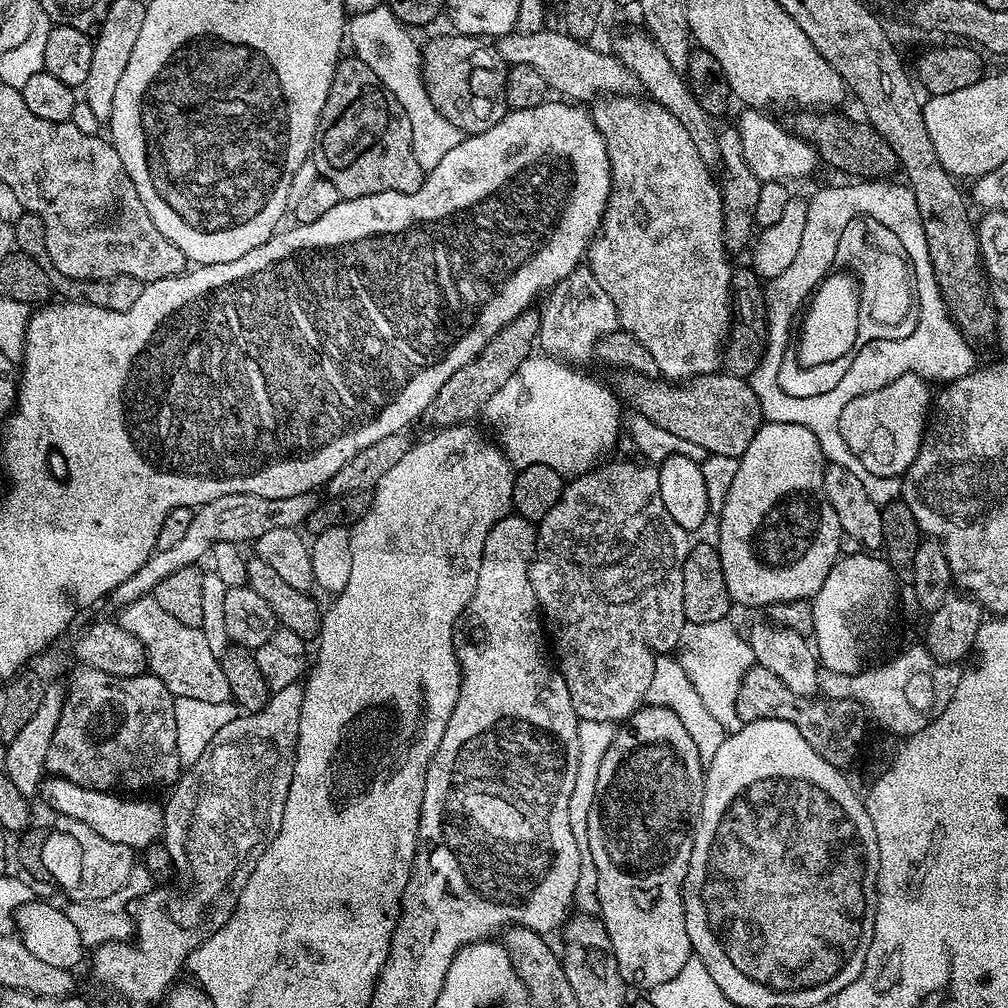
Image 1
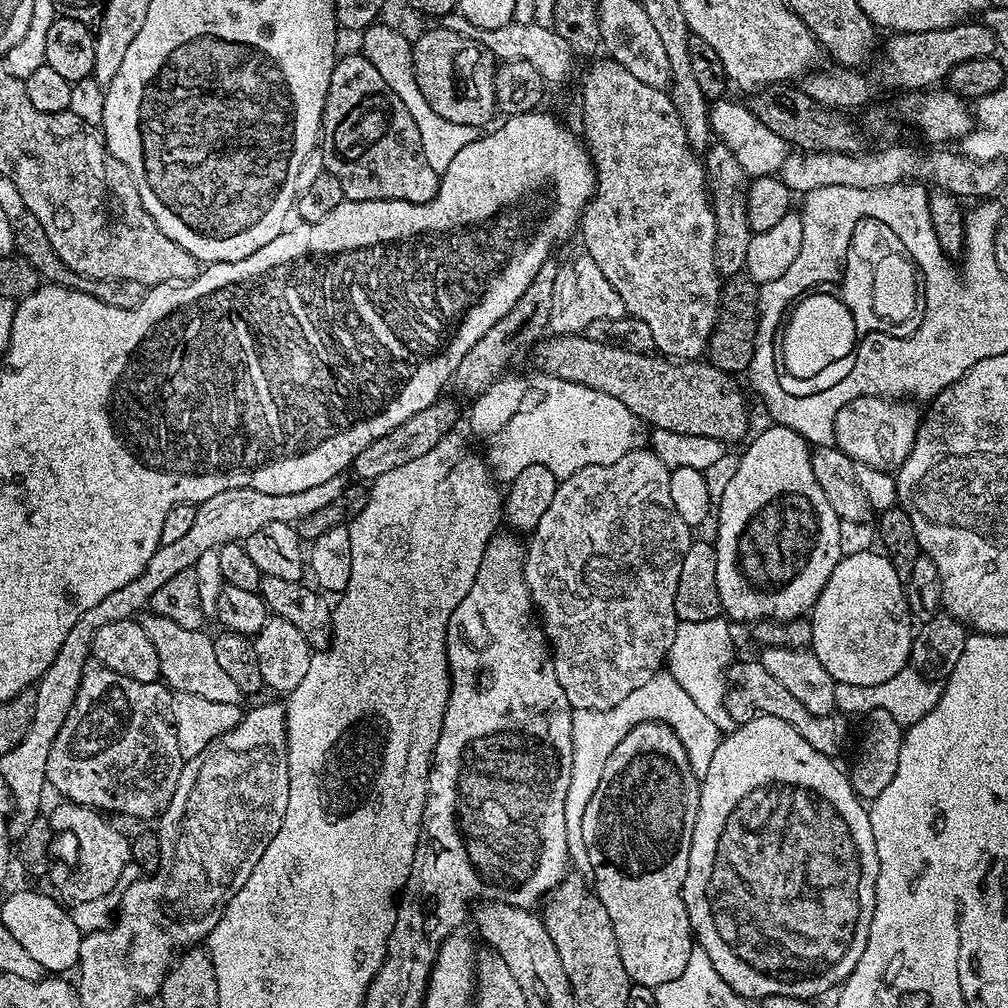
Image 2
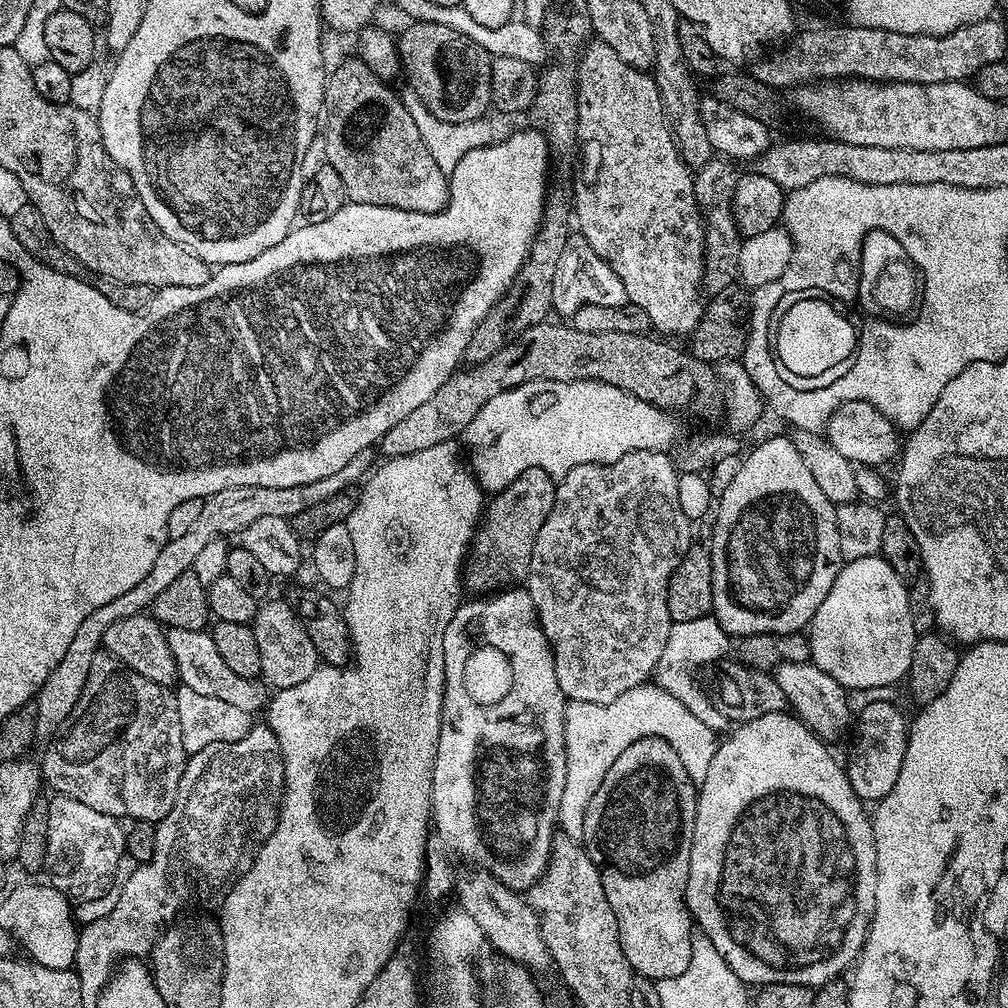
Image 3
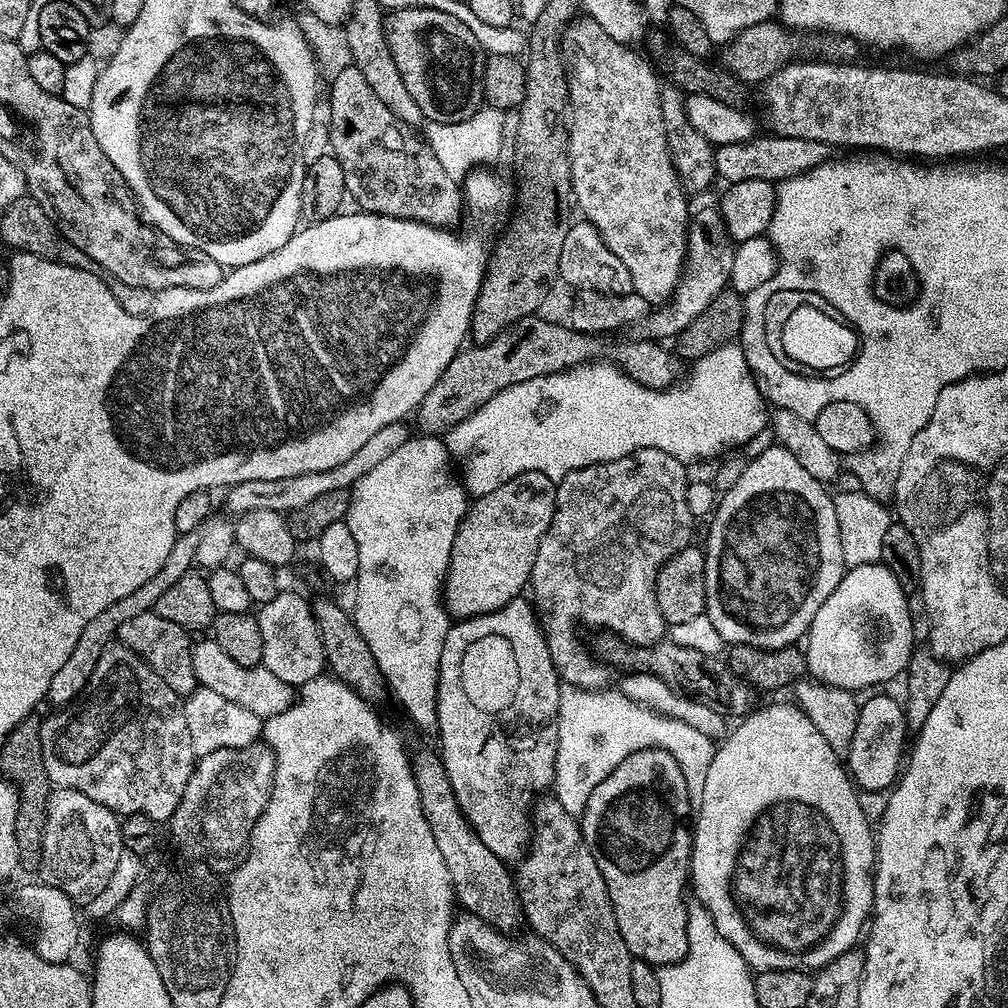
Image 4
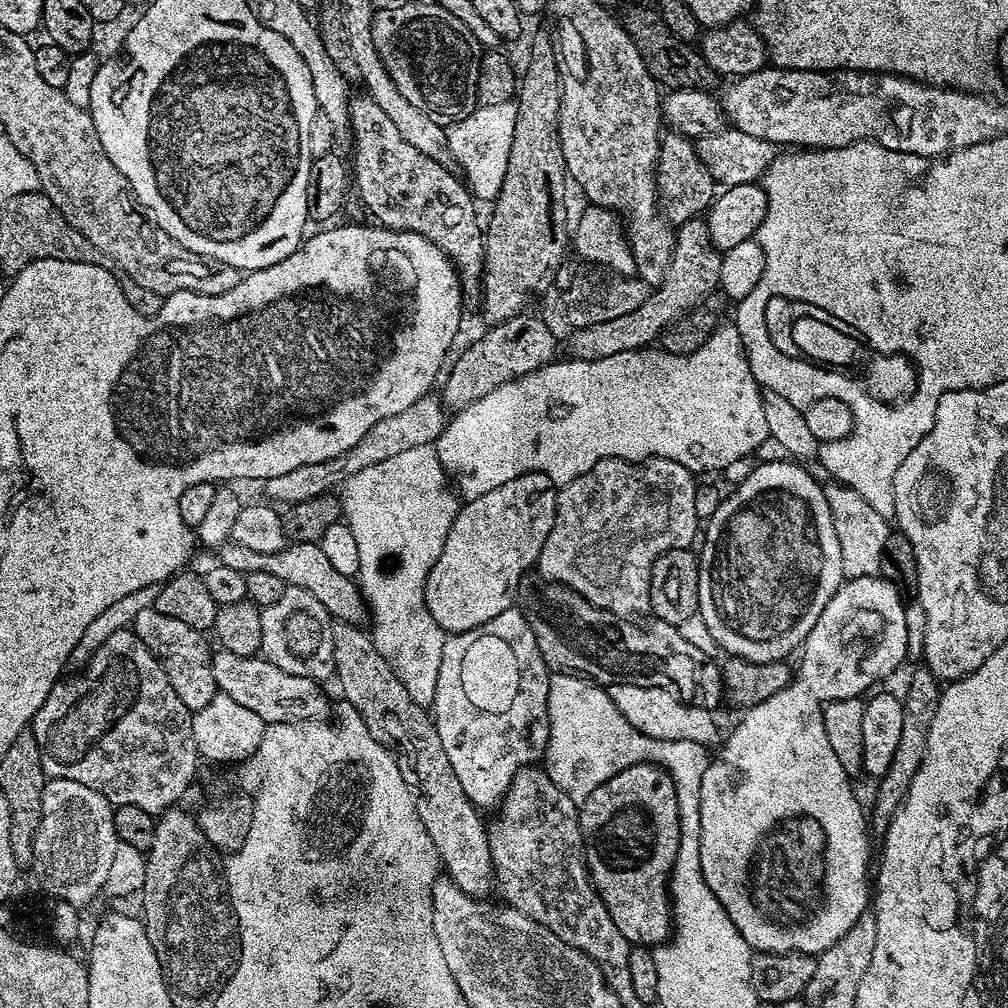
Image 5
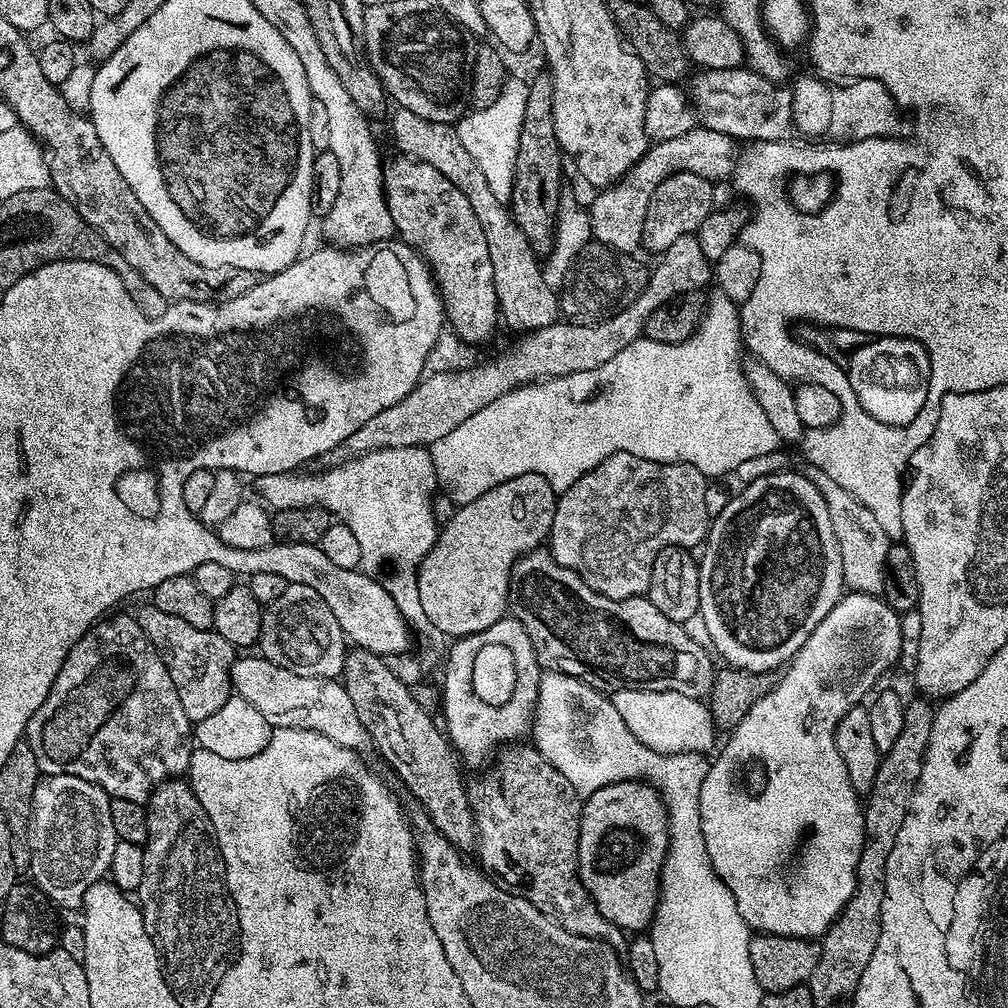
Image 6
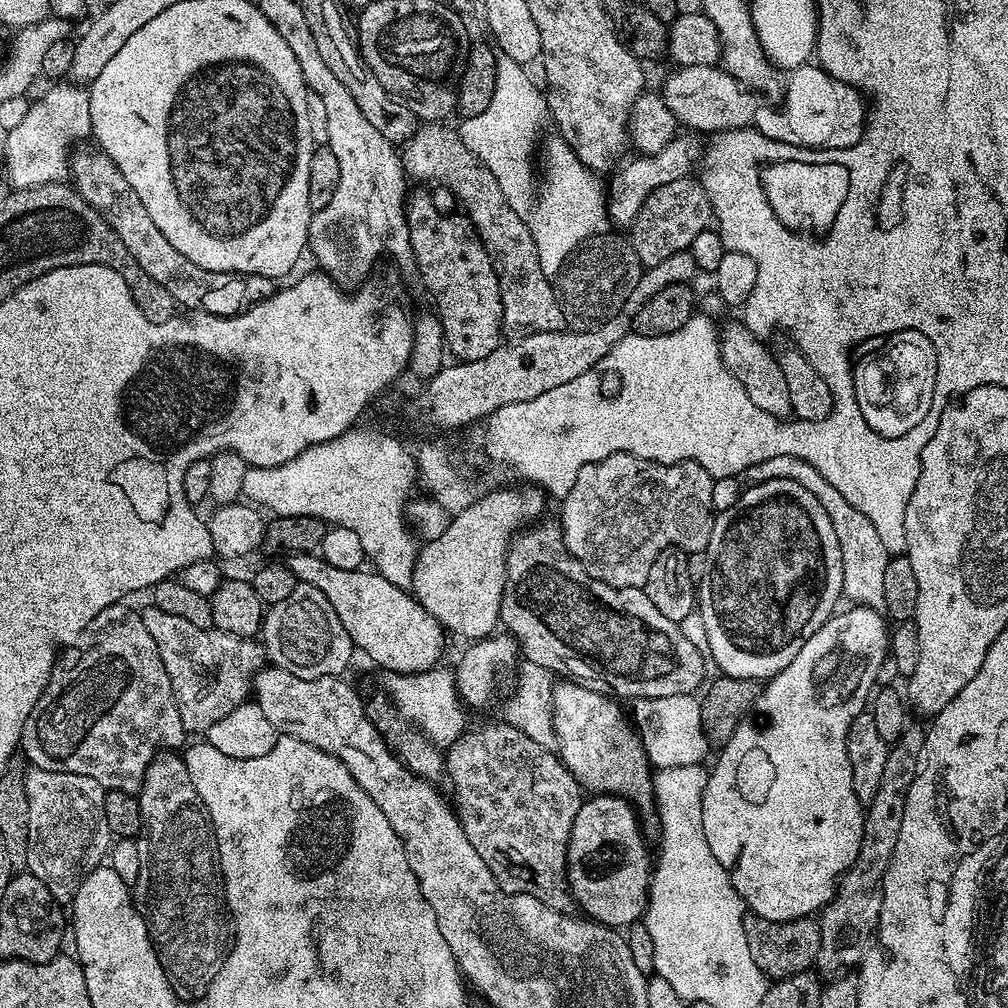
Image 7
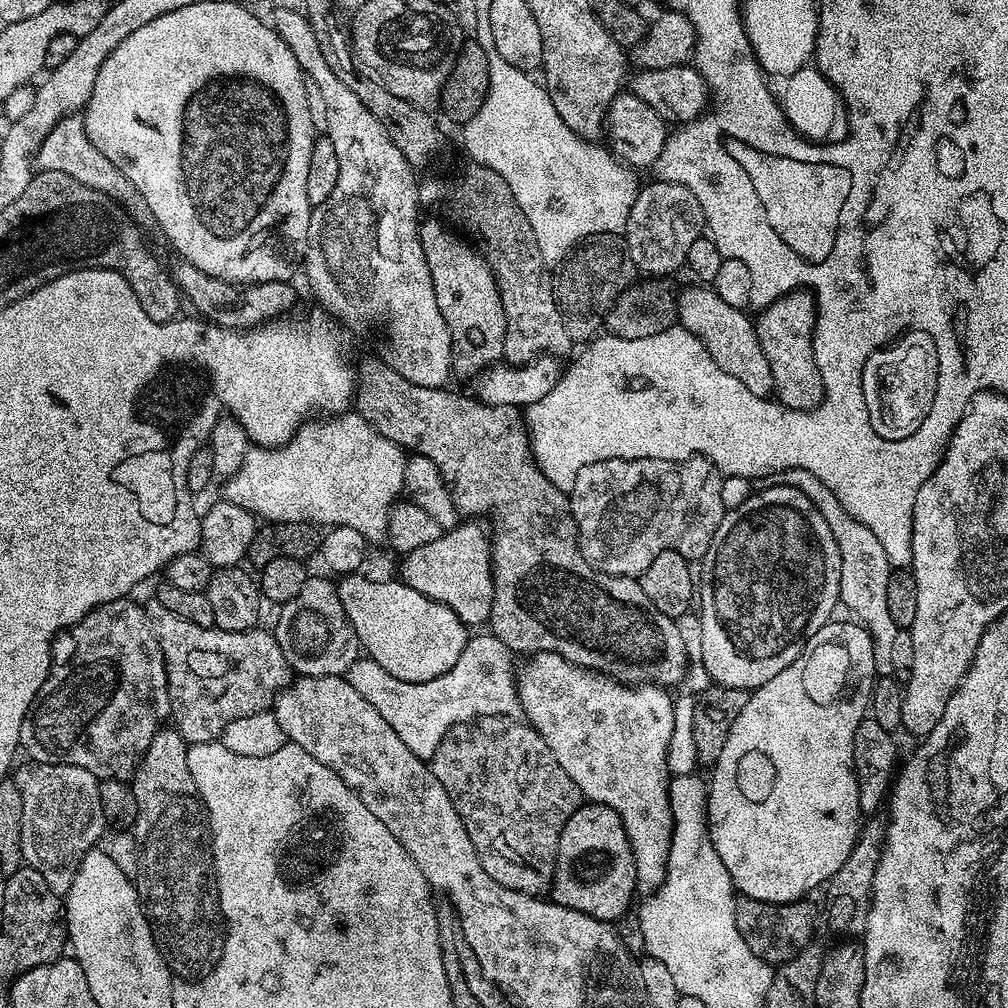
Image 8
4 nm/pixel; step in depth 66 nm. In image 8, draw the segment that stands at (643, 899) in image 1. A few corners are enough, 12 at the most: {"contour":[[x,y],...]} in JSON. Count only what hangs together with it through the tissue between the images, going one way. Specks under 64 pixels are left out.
{"contour":[[581,803],[558,838],[551,899],[616,922],[637,892],[610,806]]}

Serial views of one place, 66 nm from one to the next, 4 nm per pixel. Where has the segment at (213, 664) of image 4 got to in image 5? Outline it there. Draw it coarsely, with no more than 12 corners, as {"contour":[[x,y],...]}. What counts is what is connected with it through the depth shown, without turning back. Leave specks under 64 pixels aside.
{"contour":[[217,651],[223,695],[265,725],[329,715],[317,681]]}

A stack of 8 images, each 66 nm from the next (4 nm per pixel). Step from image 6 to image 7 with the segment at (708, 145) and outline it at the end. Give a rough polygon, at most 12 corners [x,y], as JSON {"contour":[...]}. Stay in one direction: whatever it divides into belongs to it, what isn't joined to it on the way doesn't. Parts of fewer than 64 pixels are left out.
{"contour":[[677,134],[637,155],[606,188],[608,219],[627,229],[658,186],[697,167],[699,144]]}

